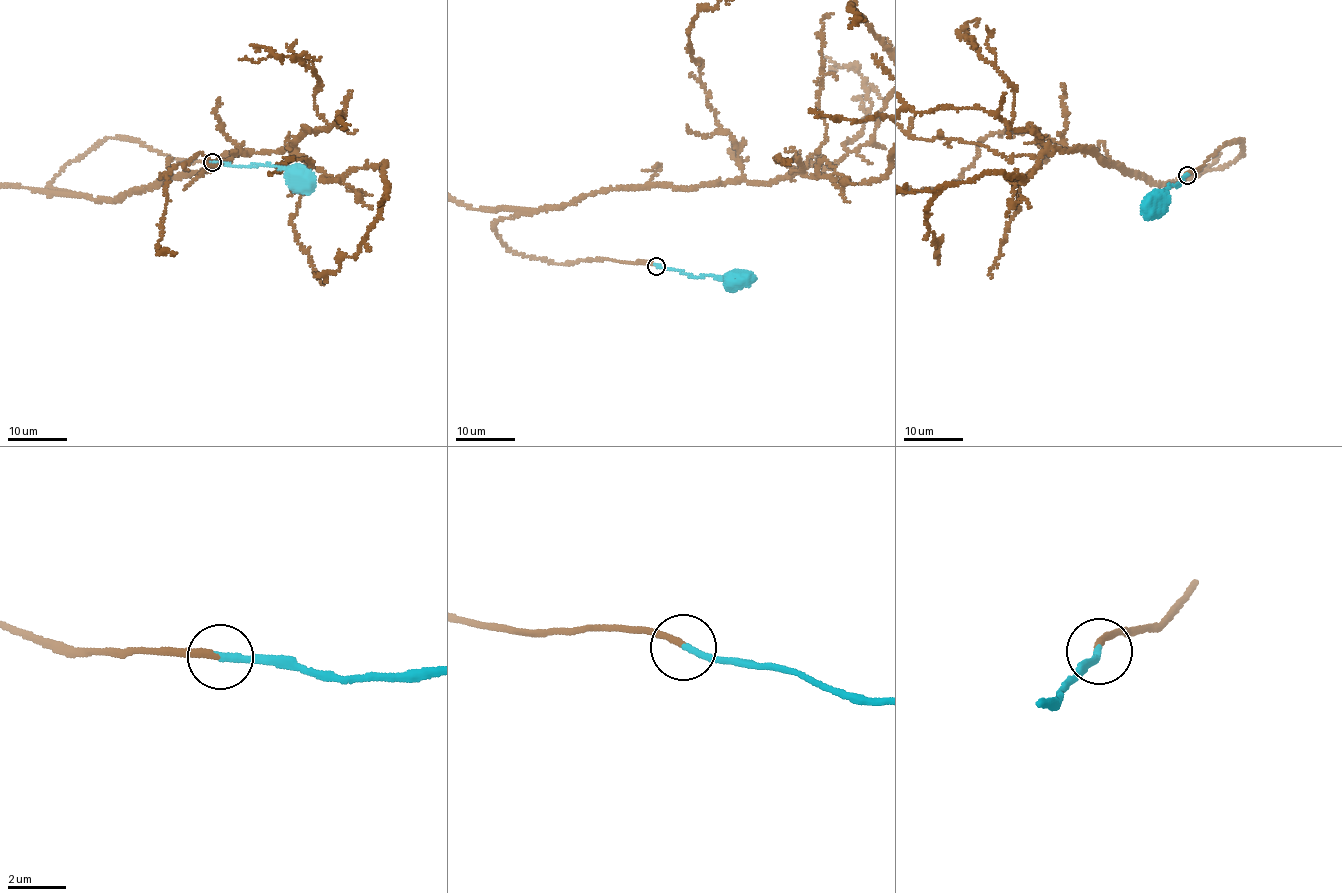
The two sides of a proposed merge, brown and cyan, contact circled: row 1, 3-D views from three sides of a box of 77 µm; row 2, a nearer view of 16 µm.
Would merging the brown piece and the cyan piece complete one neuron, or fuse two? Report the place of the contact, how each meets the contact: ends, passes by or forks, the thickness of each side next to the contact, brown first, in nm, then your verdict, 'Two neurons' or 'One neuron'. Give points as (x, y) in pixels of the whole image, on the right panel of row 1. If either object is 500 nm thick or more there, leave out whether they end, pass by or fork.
Place: (1187, 175). At the ring brown ends. At the ring cyan ends. Thickness 240 nm (brown) against 240 nm. One neuron

